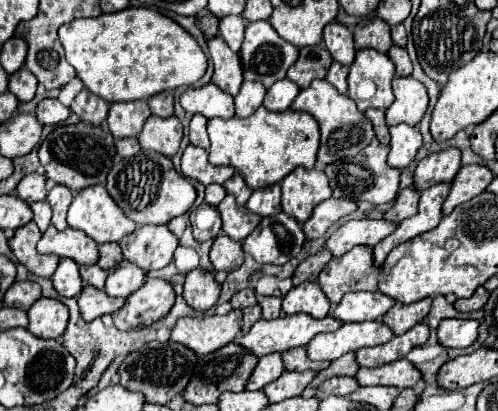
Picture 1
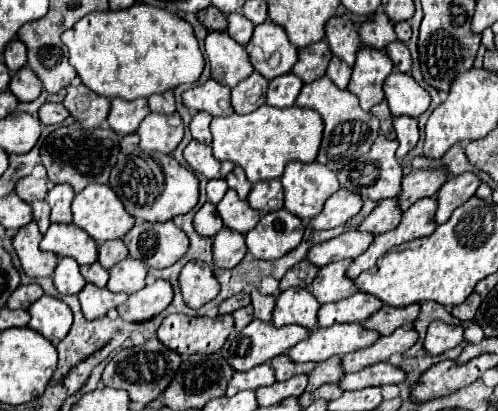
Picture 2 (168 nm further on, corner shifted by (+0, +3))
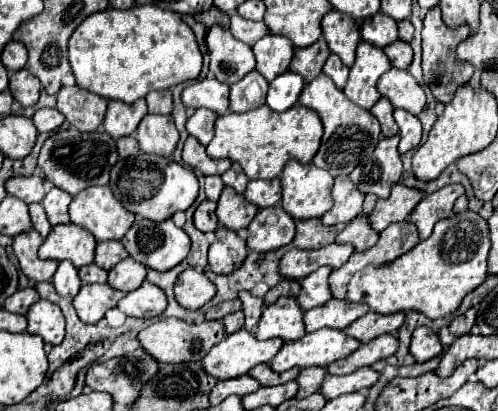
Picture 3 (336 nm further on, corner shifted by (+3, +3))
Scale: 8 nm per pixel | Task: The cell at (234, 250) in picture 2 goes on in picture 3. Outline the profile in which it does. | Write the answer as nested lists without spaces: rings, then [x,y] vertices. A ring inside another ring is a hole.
[[[219,227],[209,245],[209,267],[213,273],[233,273],[247,257],[247,243],[235,231]]]

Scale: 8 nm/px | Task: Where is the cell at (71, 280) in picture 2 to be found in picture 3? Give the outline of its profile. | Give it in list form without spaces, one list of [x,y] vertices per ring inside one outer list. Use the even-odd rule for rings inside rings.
[[[61,261],[59,263],[59,269],[53,277],[53,285],[55,285],[59,295],[71,297],[71,299],[81,291],[81,279],[77,275],[75,265],[71,265],[71,261]]]

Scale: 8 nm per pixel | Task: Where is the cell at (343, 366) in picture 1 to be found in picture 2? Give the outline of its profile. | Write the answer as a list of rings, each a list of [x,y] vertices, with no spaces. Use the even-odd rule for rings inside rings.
[[[330,357],[328,361],[322,361],[316,365],[316,369],[308,375],[308,387],[306,391],[314,391],[324,383],[338,383],[344,375],[344,369],[340,369],[340,357]]]

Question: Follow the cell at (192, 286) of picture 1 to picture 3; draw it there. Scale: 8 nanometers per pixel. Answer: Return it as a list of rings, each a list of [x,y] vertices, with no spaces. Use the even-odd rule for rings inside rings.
[[[185,269],[175,283],[175,299],[185,309],[201,309],[213,295],[215,285],[197,269]]]

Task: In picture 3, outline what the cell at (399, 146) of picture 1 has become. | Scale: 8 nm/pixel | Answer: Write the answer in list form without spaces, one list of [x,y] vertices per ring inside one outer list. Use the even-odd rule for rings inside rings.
[[[405,109],[395,111],[395,121],[399,125],[399,135],[401,135],[399,153],[407,153],[415,149],[421,141],[421,121],[415,115],[405,113]]]

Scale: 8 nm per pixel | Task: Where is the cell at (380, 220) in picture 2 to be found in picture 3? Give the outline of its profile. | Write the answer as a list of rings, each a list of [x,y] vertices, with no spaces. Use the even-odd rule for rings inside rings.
[[[361,215],[357,219],[353,219],[335,239],[335,243],[351,243],[355,247],[355,251],[365,251],[371,249],[379,239],[379,233],[375,229],[371,229],[367,215]]]

